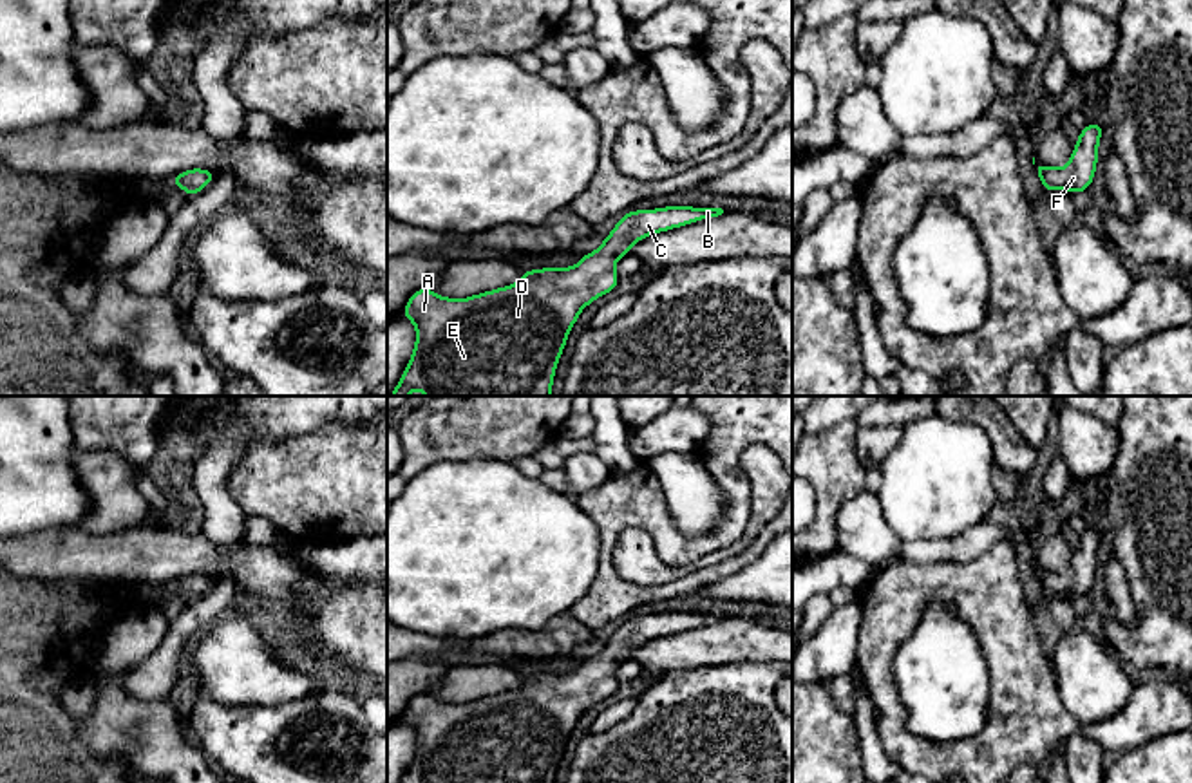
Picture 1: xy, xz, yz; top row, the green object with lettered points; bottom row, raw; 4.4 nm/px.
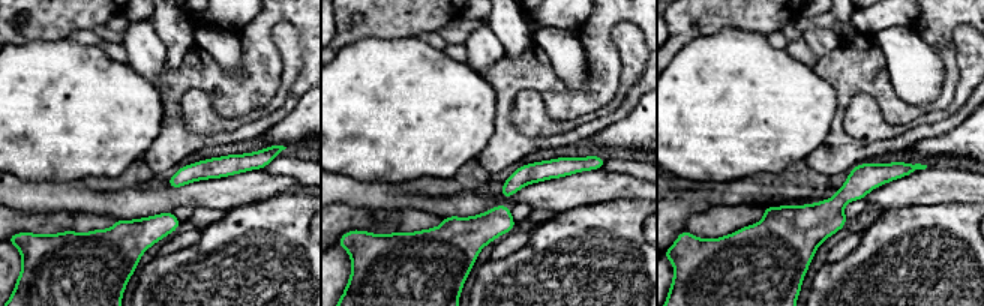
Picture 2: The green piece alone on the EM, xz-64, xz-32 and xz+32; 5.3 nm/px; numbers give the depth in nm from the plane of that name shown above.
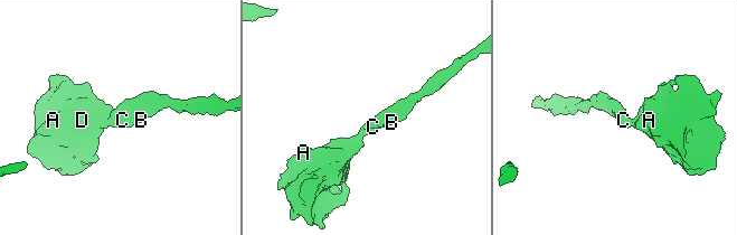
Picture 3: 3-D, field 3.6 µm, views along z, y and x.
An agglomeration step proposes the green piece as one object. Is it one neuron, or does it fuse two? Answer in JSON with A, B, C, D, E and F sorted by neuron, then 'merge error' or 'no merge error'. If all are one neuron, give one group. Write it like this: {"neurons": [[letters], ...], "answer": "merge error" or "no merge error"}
{"neurons": [["A", "B", "C", "D", "E", "F"]], "answer": "no merge error"}

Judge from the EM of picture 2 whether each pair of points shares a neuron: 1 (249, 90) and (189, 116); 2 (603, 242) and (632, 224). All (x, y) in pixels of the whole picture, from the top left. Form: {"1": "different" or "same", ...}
{"1": "different", "2": "same"}

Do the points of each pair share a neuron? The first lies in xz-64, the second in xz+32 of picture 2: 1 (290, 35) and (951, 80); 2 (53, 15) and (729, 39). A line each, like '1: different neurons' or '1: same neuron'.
1: different neurons
2: different neurons

